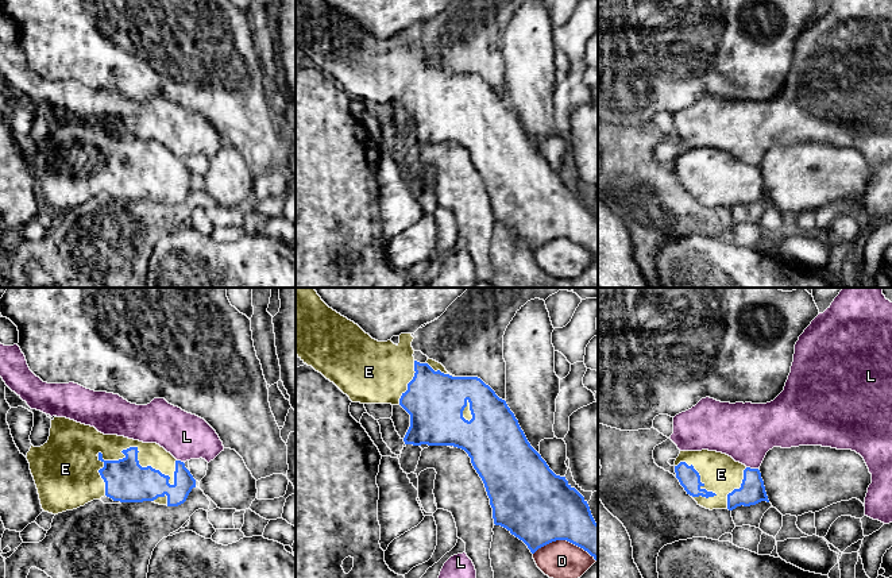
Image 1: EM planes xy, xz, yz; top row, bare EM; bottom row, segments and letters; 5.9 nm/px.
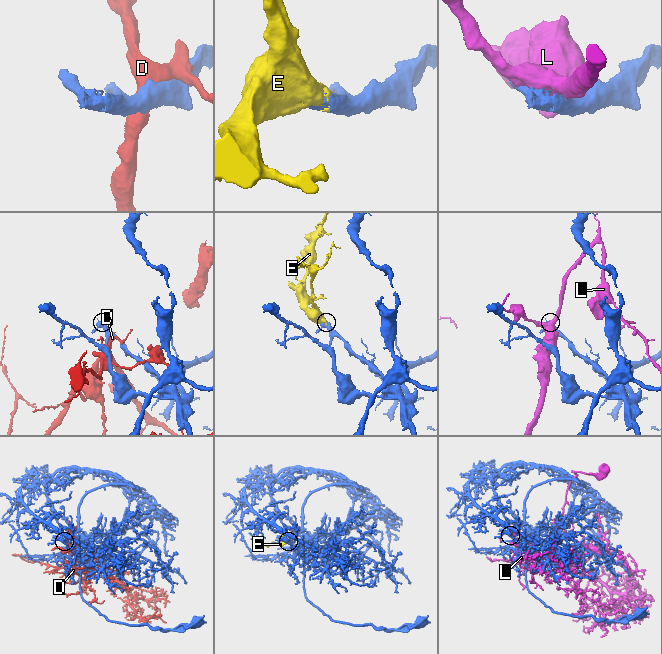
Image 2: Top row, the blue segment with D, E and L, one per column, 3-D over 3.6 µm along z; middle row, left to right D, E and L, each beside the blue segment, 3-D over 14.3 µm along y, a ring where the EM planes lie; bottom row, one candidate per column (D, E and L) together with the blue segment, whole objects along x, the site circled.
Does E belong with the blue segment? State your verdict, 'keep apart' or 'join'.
join

